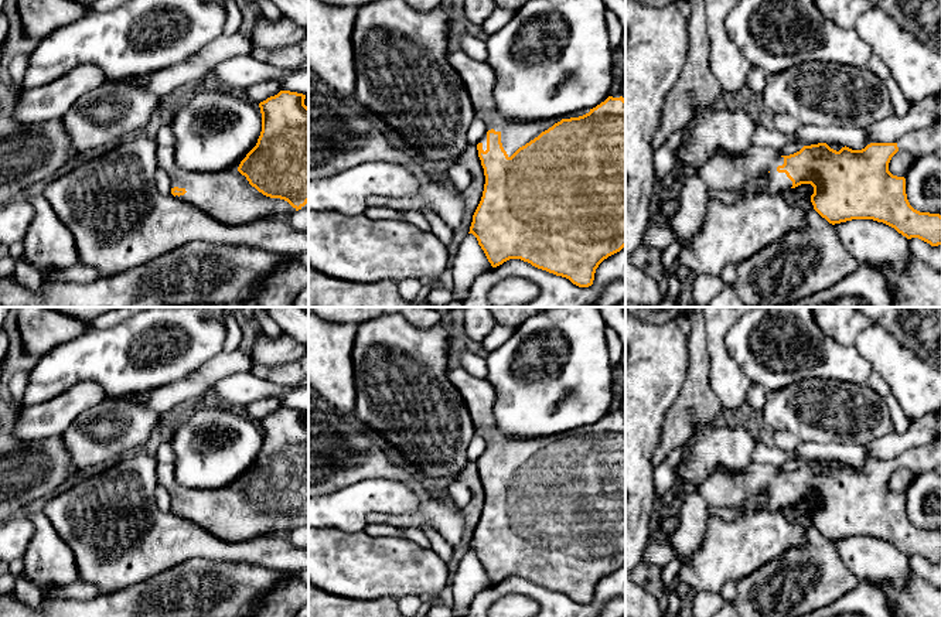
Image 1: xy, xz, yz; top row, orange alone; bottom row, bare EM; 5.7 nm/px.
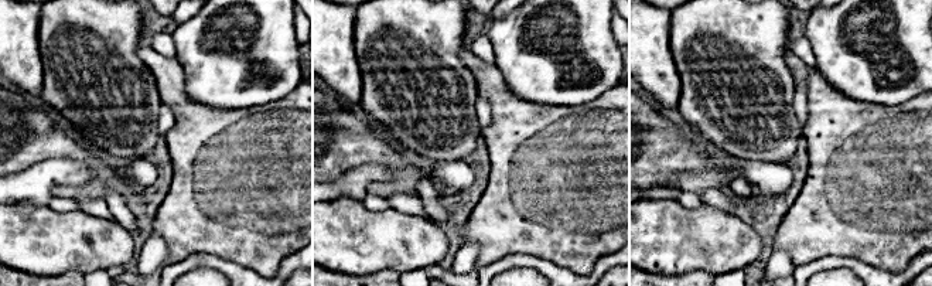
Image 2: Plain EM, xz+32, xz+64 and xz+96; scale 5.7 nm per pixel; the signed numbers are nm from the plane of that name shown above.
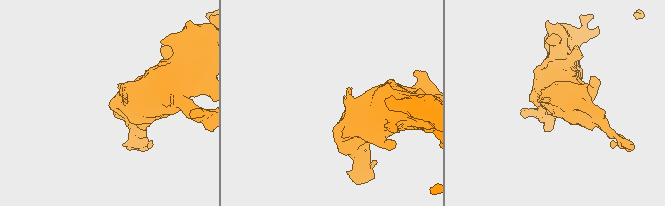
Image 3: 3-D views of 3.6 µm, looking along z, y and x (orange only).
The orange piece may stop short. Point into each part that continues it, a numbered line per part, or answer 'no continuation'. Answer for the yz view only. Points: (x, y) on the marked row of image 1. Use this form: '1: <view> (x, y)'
1: yz (722, 171)

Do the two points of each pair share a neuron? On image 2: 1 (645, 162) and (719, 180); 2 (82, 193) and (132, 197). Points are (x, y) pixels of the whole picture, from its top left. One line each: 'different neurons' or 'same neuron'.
1: same neuron
2: same neuron

